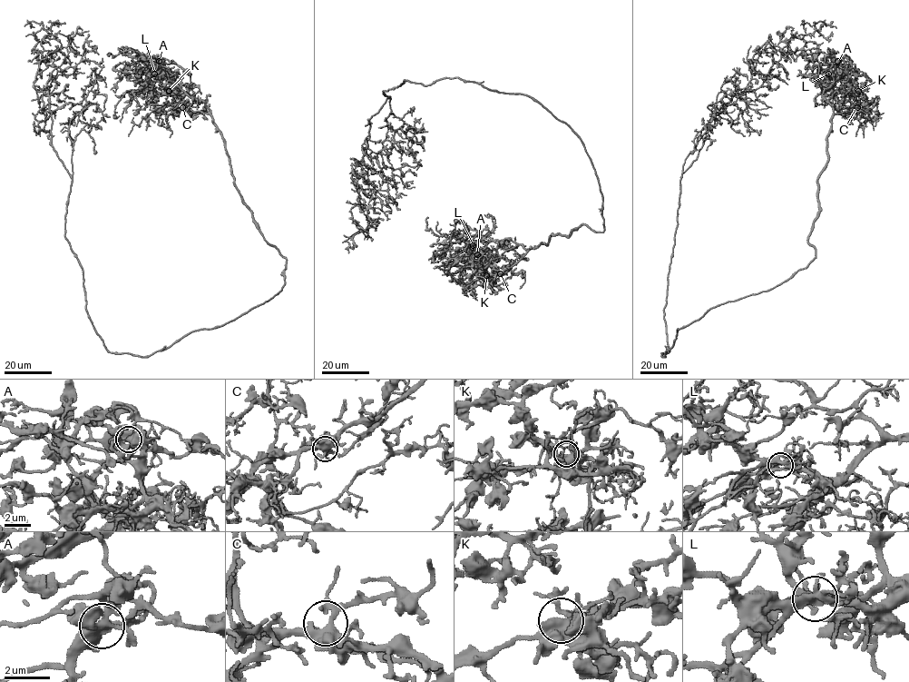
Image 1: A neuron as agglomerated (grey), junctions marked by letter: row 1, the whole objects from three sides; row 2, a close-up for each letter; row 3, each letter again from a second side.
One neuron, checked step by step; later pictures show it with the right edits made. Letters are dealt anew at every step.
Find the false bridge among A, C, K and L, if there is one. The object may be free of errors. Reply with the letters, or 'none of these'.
none of these

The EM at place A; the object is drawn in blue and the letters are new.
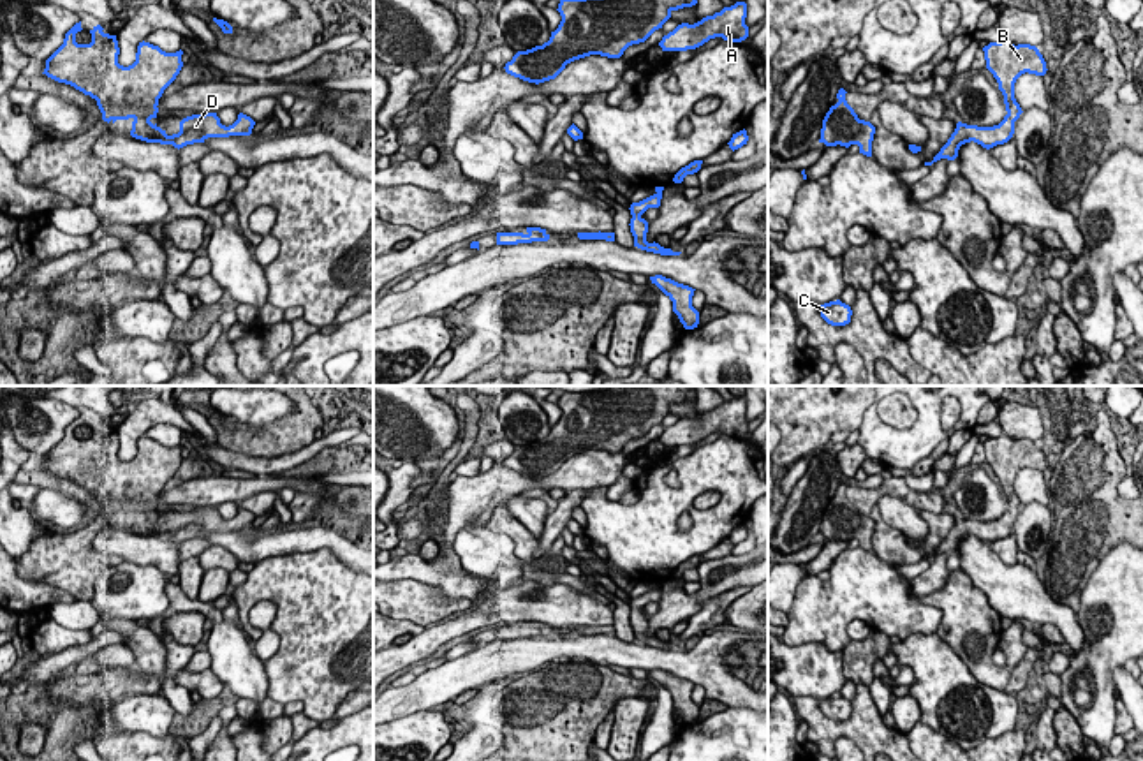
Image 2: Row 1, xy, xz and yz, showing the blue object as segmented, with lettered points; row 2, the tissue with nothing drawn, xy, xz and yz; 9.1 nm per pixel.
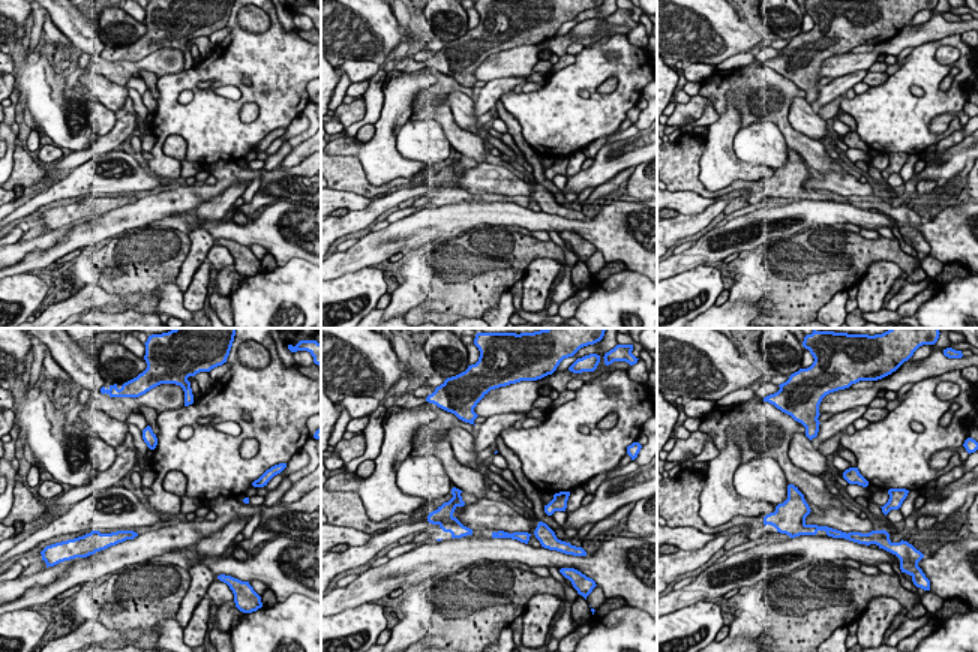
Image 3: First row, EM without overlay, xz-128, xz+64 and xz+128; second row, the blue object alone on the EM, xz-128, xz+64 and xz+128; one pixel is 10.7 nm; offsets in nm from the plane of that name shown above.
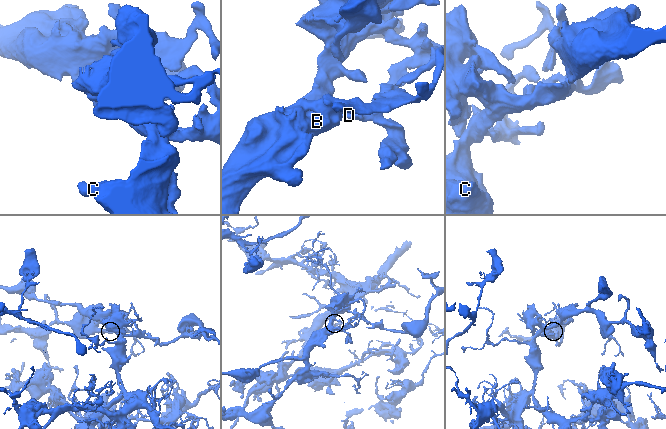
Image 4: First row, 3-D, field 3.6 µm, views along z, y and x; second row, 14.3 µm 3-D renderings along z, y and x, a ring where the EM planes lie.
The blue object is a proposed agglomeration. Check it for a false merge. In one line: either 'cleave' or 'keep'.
keep

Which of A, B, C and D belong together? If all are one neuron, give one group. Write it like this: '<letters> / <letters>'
A B C D

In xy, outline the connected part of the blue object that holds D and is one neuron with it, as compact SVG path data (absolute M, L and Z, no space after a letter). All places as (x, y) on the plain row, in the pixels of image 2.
M76 417L63 433L63 439L46 454L42 469L74 481L97 495L104 516L132 513L130 530L146 537L173 539L183 543L204 537L208 532L250 530L255 516L240 507L238 514L225 521L217 507L192 509L180 516L180 527L167 530L157 518L159 493L176 474L183 456L183 446L166 447L150 437L139 437L136 456L129 462L118 458L116 430L104 428L97 419L90 425L92 437L77 439Z

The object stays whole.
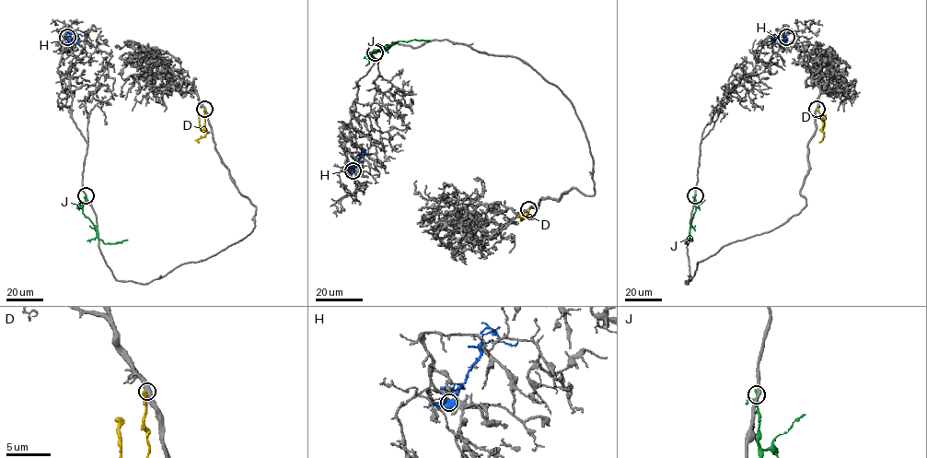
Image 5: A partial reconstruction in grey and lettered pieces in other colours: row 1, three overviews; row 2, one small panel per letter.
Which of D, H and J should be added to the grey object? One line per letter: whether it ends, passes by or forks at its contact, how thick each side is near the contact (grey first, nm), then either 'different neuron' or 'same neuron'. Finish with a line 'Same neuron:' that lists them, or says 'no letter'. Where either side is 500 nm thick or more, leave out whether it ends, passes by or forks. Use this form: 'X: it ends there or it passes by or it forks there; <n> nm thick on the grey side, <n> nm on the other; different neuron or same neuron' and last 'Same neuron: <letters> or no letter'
D: 480 nm thick on the grey side, 550 nm on the other; different neuron
H: it passes by; 190 nm thick on the grey side, 400 nm on the other; different neuron
J: it passes by; 320 nm thick on the grey side, 200 nm on the other; different neuron
Same neuron: no letter

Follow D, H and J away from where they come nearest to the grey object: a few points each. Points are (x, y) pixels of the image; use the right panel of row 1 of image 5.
D: (816, 109), (823, 122), (821, 130), (825, 114)
H: (786, 37), (773, 38), (770, 42)
J: (694, 195), (694, 213), (686, 240)

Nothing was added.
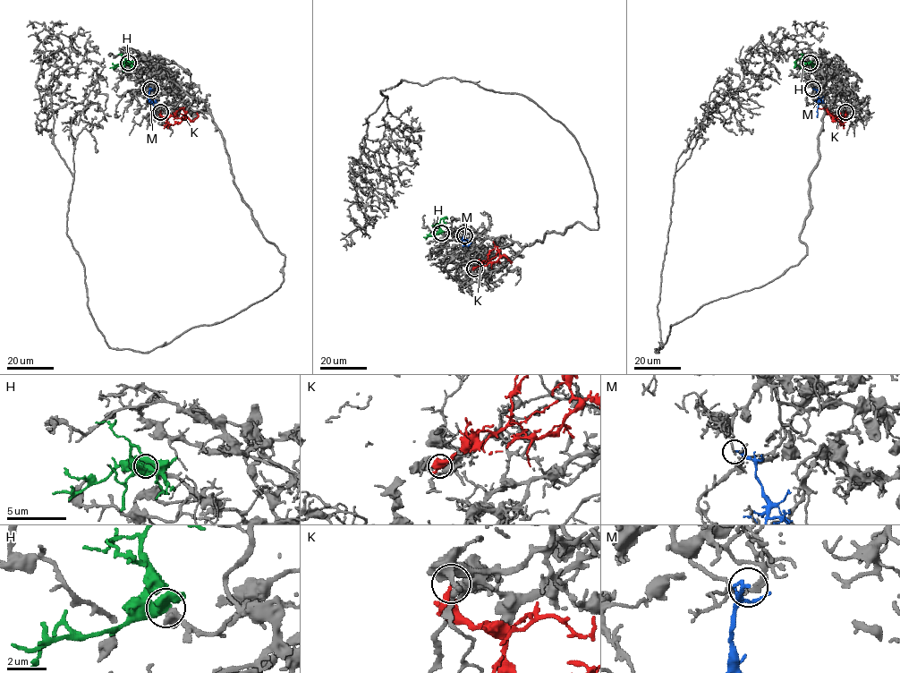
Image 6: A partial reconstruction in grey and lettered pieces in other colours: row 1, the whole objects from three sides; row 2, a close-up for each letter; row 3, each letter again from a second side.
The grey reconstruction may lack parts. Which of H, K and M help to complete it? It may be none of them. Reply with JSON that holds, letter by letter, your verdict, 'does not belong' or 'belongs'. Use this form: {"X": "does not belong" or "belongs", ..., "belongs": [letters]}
{"H": "belongs", "K": "does not belong", "M": "does not belong", "belongs": ["H"]}

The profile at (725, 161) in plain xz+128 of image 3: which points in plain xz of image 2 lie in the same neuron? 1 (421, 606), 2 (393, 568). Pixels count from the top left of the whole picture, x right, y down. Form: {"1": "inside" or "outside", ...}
{"1": "outside", "2": "inside"}

